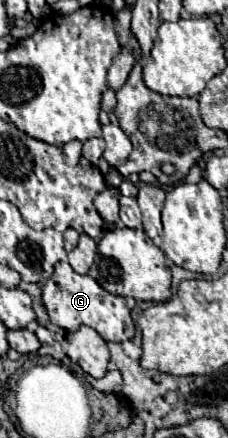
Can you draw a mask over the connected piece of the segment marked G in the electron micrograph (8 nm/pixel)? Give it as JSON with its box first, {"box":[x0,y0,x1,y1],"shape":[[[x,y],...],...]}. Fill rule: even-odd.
{"box":[42,262,134,342],"shape":[[[68,262],[56,264],[54,274],[42,286],[42,302],[48,310],[50,322],[64,328],[66,332],[74,332],[80,326],[90,326],[106,342],[126,342],[134,338],[134,322],[126,306],[126,300],[122,296],[106,292],[92,276],[74,272],[74,268]]]}

